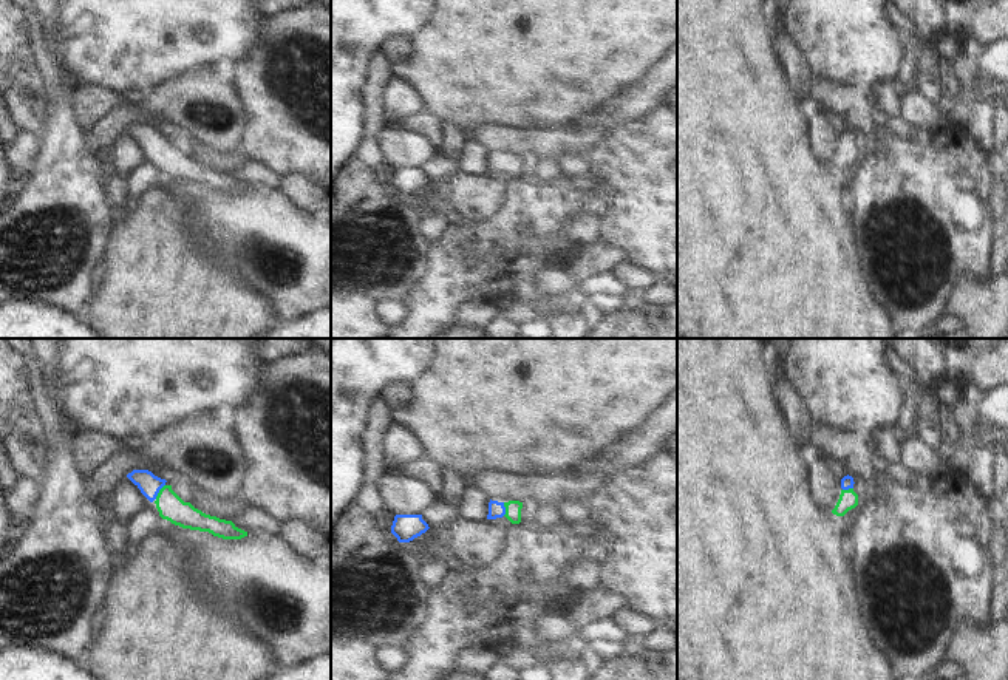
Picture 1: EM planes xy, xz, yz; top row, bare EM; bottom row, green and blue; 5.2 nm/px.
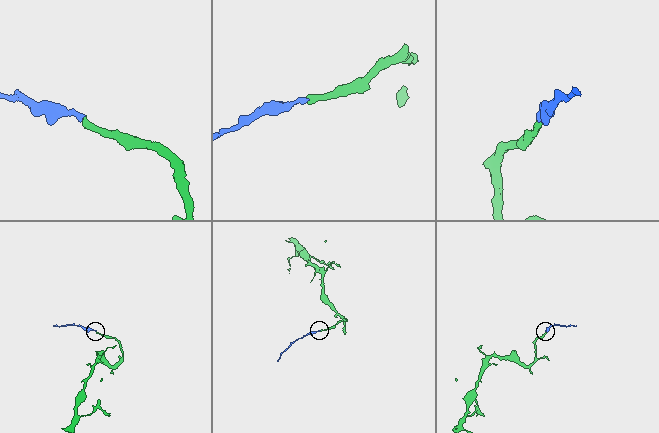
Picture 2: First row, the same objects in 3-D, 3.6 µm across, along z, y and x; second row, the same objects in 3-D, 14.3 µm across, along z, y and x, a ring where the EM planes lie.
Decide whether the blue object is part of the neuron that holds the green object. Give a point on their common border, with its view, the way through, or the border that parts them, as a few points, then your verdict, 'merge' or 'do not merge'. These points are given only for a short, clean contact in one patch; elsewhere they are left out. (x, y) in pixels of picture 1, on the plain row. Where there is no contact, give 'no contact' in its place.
meets green in xy at (160, 146); runs through xy (170, 161), (160, 146), (149, 138); merge

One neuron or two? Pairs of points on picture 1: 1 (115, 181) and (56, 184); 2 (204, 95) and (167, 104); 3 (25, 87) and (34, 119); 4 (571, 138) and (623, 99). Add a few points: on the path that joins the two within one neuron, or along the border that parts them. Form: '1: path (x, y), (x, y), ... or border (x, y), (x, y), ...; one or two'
1: border (105, 169), (104, 193), (113, 206); two
2: path (195, 99), (177, 102); one
3: path (25, 95), (27, 112); one
4: path (583, 136), (611, 112); one

